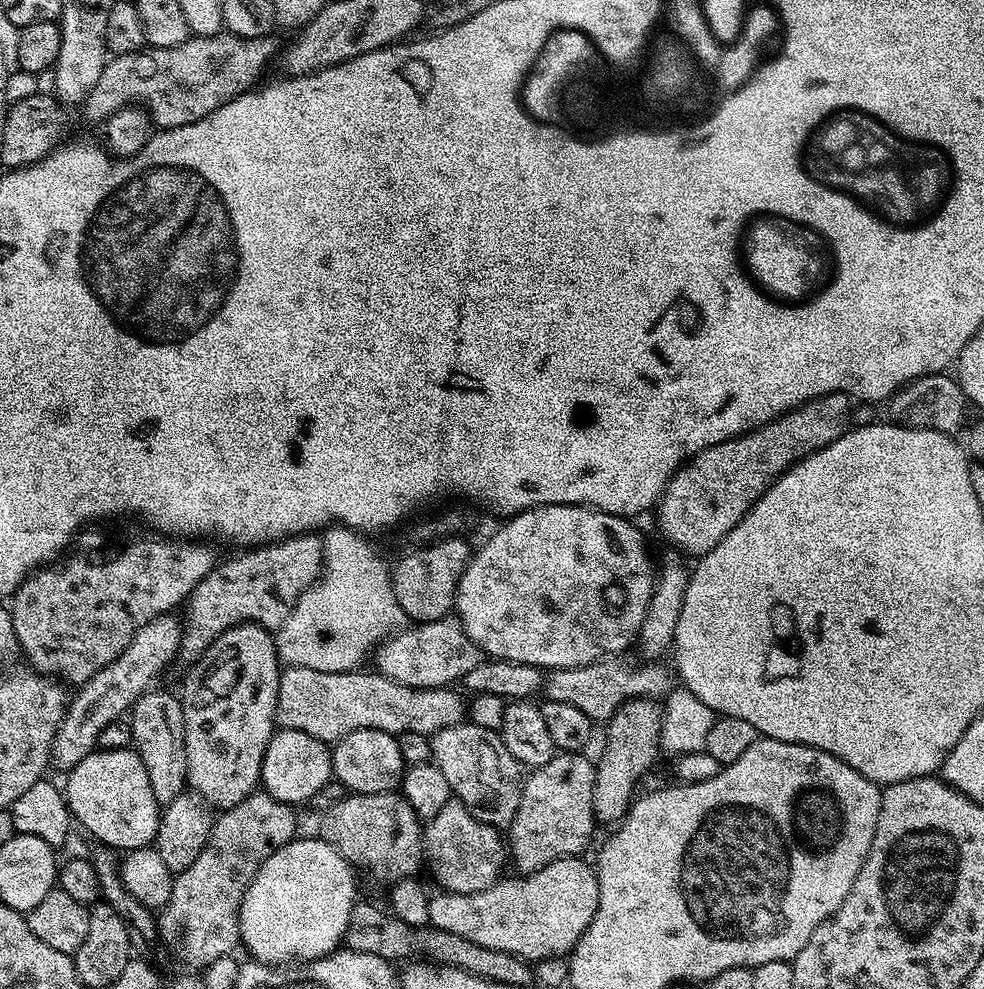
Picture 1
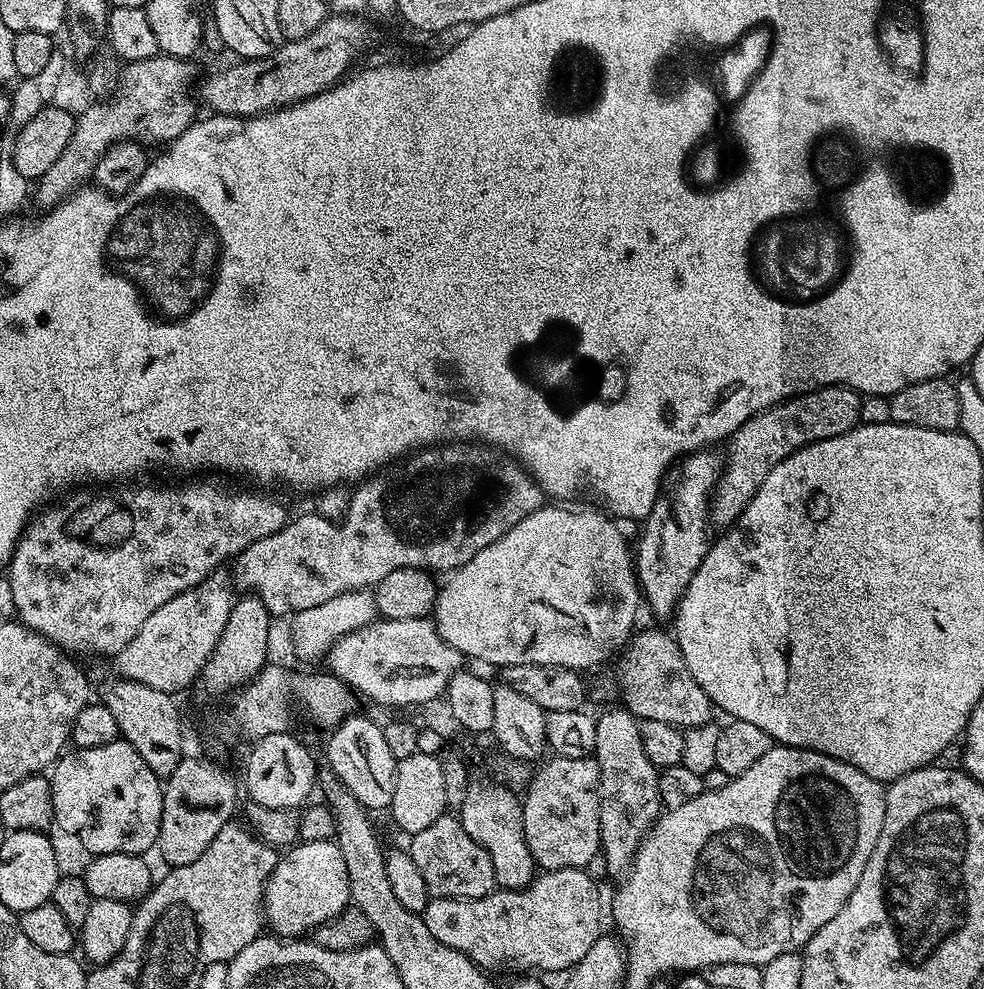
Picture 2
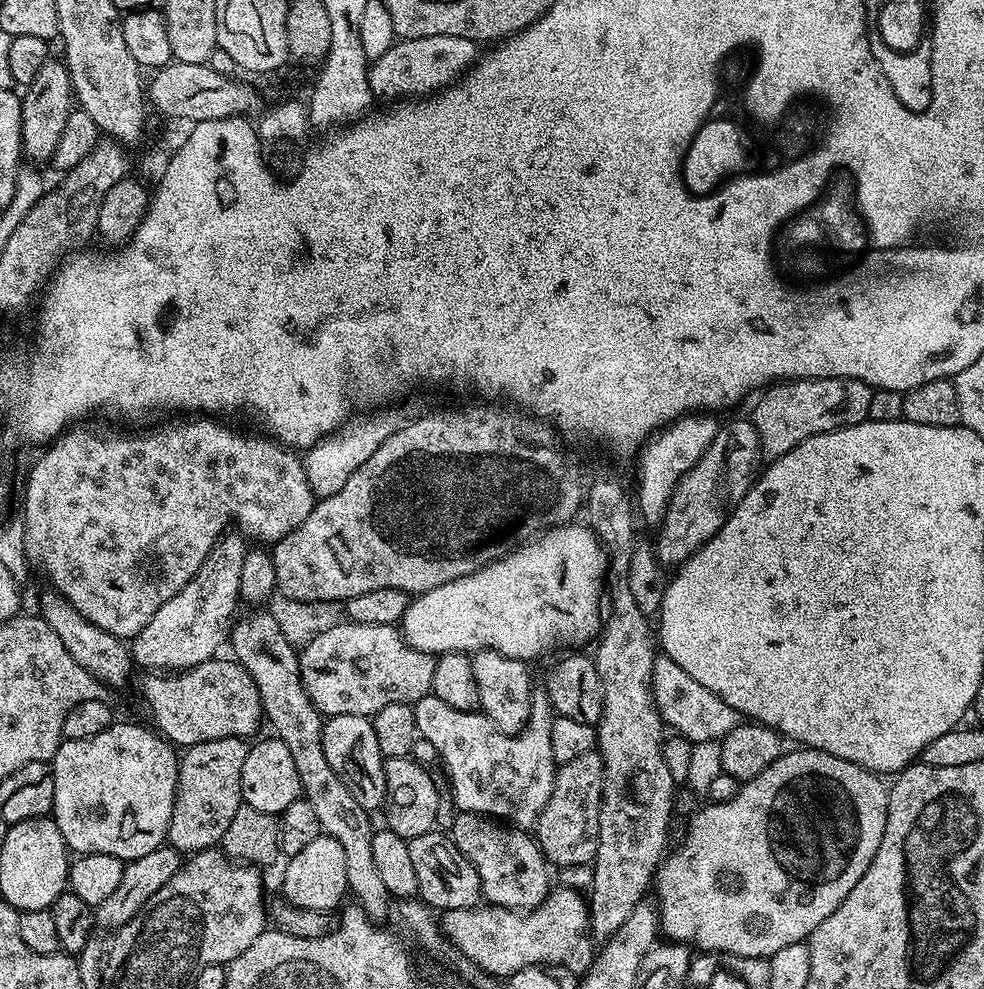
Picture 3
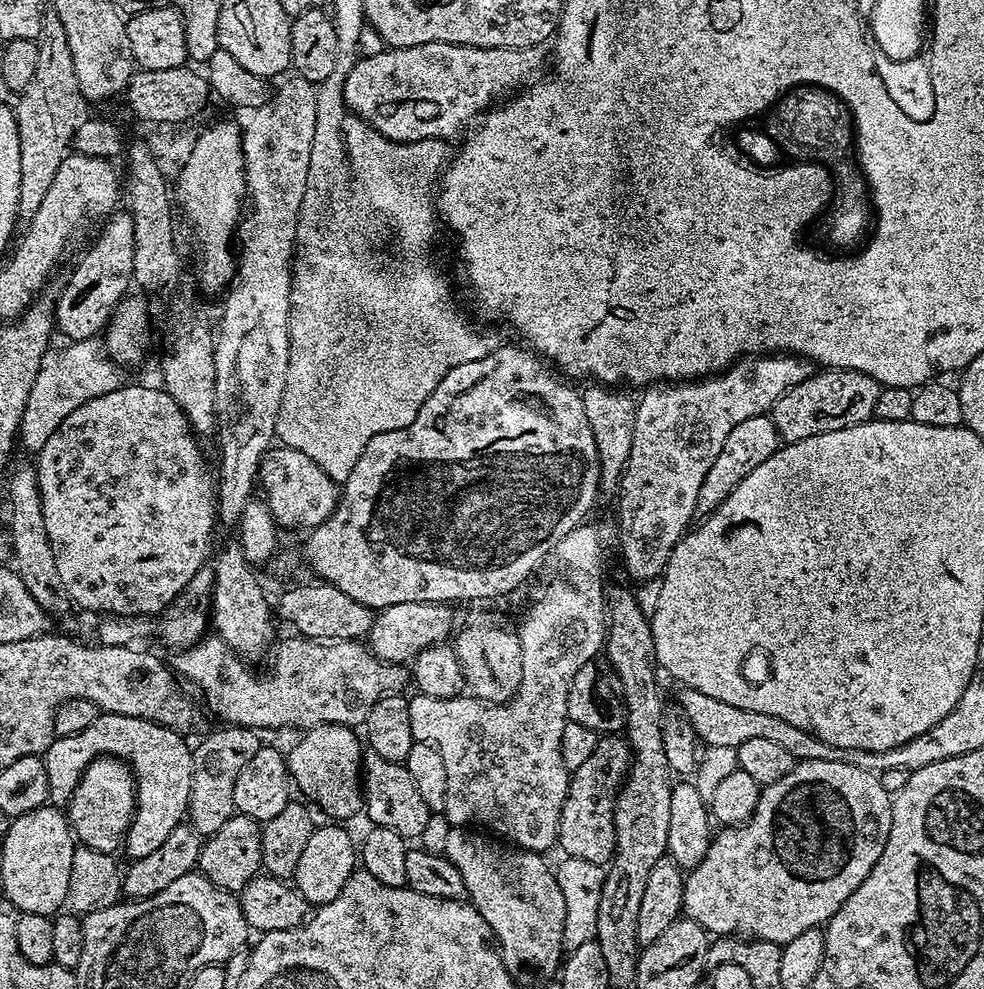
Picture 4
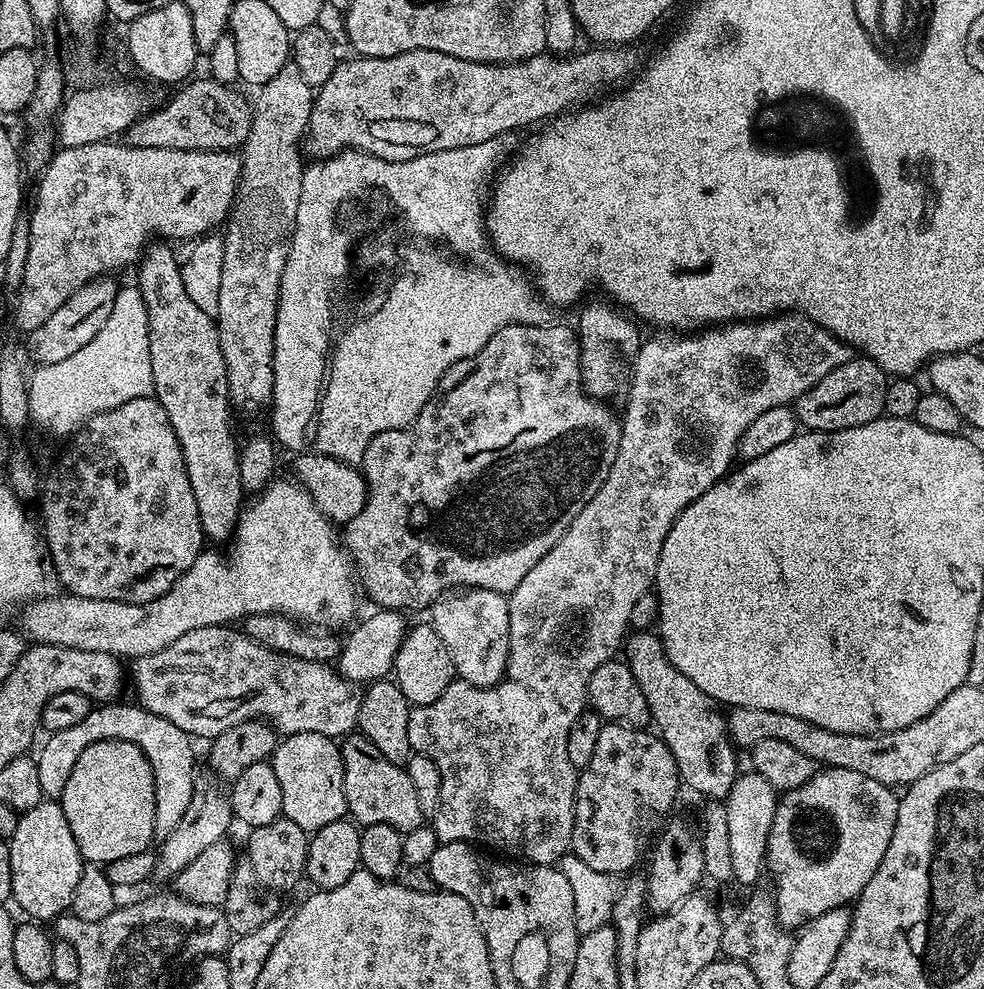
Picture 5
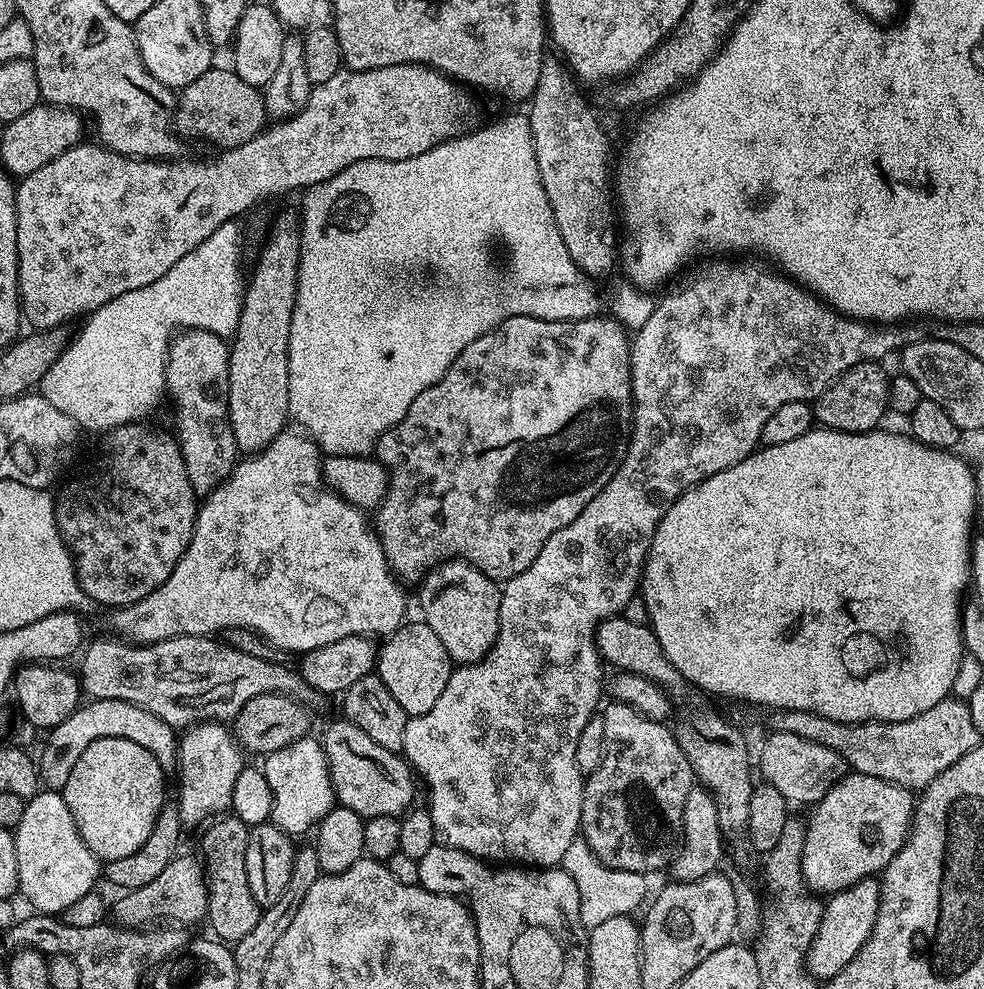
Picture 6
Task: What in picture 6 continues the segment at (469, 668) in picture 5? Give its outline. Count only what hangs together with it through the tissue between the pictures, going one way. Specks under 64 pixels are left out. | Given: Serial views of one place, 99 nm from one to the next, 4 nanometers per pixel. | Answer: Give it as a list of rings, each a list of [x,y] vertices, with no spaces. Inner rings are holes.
[[[445,560],[436,568],[431,568],[418,585],[420,591],[420,608],[424,611],[423,623],[438,634],[442,646],[446,646],[446,654],[457,665],[477,664],[483,660],[494,646],[498,638],[498,626],[500,625],[500,589],[501,585],[495,580],[480,572],[472,564],[464,560]]]

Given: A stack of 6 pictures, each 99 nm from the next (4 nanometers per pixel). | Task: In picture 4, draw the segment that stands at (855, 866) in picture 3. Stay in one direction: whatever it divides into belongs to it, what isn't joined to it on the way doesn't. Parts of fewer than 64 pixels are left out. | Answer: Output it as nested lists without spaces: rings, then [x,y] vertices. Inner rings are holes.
[[[801,760],[793,763],[790,774],[786,778],[778,778],[778,782],[765,784],[760,789],[758,806],[746,824],[739,826],[724,826],[711,837],[711,844],[705,857],[699,865],[685,875],[683,915],[687,919],[698,922],[707,932],[716,938],[751,938],[765,940],[781,946],[790,942],[790,938],[798,938],[798,934],[806,934],[806,930],[827,925],[828,920],[862,886],[866,874],[874,870],[874,862],[882,858],[882,850],[890,838],[890,822],[892,821],[892,796],[884,789],[879,775],[867,772],[844,760]]]

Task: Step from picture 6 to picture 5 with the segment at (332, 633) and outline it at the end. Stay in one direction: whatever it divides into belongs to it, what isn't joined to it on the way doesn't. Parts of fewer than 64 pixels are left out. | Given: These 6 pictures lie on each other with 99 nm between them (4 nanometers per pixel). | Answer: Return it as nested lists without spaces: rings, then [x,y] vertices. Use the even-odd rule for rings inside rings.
[[[273,479],[255,498],[243,505],[228,556],[201,550],[196,561],[178,577],[166,594],[141,604],[82,598],[71,594],[46,596],[23,605],[19,613],[19,627],[23,635],[37,644],[98,650],[121,658],[129,656],[129,661],[135,662],[138,658],[170,646],[170,642],[178,642],[178,638],[182,638],[182,634],[190,634],[190,630],[202,630],[202,626],[215,624],[228,626],[250,615],[267,612],[289,616],[304,626],[321,624],[319,627],[324,630],[338,630],[334,628],[348,623],[351,625],[352,615],[356,612],[356,592],[358,596],[358,580],[354,575],[352,557],[348,555],[332,521],[322,514],[322,510],[318,510],[312,495],[295,479],[280,479]]]

